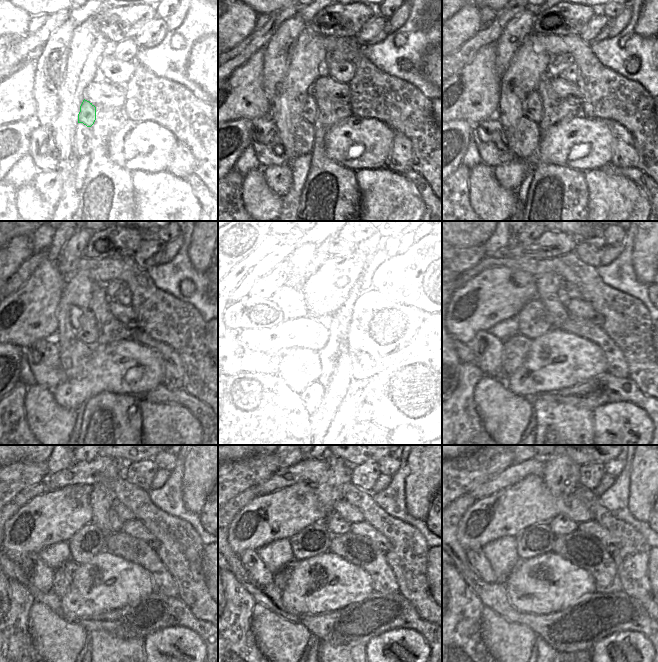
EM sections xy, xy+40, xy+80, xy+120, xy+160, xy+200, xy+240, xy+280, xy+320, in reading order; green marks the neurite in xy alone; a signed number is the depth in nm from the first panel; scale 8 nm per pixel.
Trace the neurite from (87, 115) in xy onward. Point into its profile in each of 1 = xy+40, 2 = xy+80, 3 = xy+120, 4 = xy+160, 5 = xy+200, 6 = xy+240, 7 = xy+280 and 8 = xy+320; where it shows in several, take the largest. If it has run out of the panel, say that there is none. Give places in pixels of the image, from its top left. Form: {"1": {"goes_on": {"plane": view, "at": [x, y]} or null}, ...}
{"1": {"goes_on": {"plane": "xy+40", "at": [310, 111]}}, "2": {"goes_on": {"plane": "xy+80", "at": [533, 111]}}, "3": {"goes_on": {"plane": "xy+120", "at": [86, 331]}}, "4": {"goes_on": {"plane": "xy+160", "at": [310, 325]}}, "5": {"goes_on": {"plane": "xy+200", "at": [534, 320]}}, "6": {"goes_on": {"plane": "xy+240", "at": [87, 542]}}, "7": {"goes_on": {"plane": "xy+280", "at": [313, 540]}}, "8": {"goes_on": {"plane": "xy+320", "at": [537, 539]}}}

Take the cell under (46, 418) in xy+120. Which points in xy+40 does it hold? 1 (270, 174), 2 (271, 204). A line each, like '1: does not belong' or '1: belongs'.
1: does not belong
2: belongs

